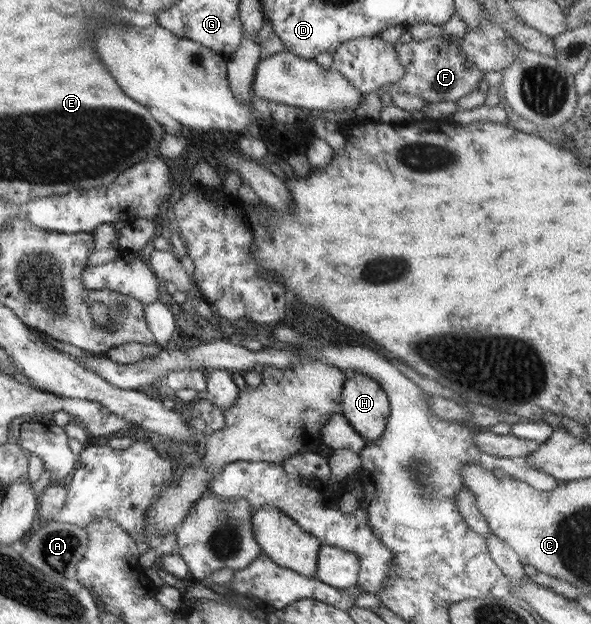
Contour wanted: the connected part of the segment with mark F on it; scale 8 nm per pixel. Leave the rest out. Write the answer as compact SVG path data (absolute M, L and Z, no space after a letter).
M439 35L427 40L411 40L409 43L395 43L397 59L403 65L405 74L399 82L393 83L393 90L401 93L420 96L425 102L457 101L471 92L481 88L483 70L477 68L475 62L467 59L459 44L461 37L455 35Z

